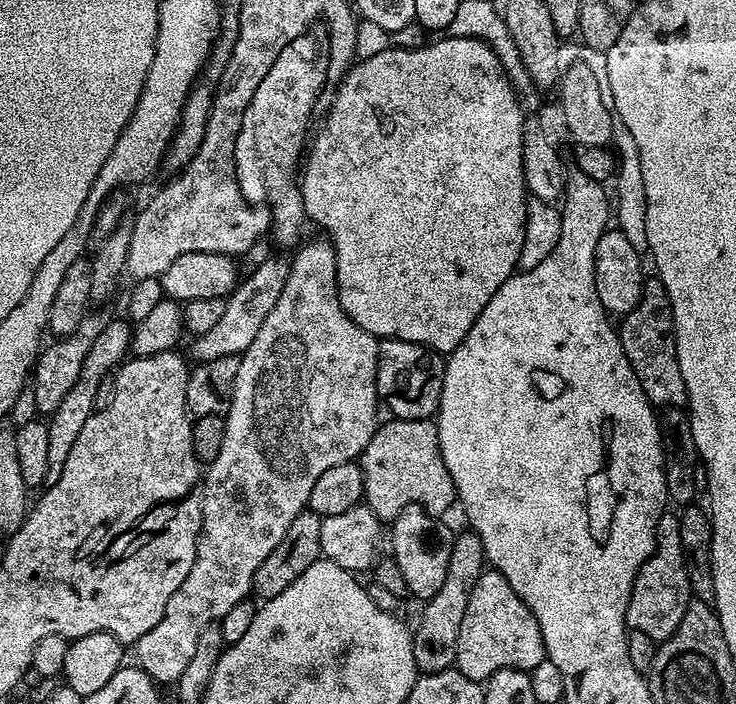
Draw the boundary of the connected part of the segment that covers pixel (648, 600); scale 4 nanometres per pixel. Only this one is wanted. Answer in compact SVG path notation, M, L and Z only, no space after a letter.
M665 514L656 527L656 548L652 557L638 570L632 587L632 597L626 610L626 623L631 630L642 630L651 640L663 642L678 630L688 605L693 599L692 584L688 580L686 553L680 533L679 515Z

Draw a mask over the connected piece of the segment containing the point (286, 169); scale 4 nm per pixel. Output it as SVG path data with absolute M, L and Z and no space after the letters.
M309 30L294 38L294 42L290 42L290 46L286 46L282 54L278 54L274 66L270 66L270 74L266 74L266 78L258 82L258 90L254 90L254 98L246 114L242 114L242 126L238 130L234 146L236 177L242 194L250 203L263 206L272 213L270 236L273 236L282 247L293 247L292 249L301 243L300 235L304 232L304 224L306 225L304 195L300 193L296 167L301 167L300 155L304 156L306 152L304 139L308 136L308 123L312 120L316 99L319 98L324 83L330 80L327 39L323 35L315 36L314 33L315 31Z

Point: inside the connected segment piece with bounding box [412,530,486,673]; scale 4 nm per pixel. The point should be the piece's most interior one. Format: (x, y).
(435, 640)

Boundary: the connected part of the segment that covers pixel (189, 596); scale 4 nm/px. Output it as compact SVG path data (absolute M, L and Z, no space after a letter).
M331 239L312 240L308 245L295 253L296 258L291 259L291 270L289 278L286 280L285 289L282 290L281 297L274 305L274 310L268 314L262 328L254 337L254 342L243 355L240 356L240 365L238 366L238 382L234 382L234 394L232 395L232 405L228 407L226 413L226 438L222 438L222 450L218 458L214 458L207 465L206 479L202 484L204 494L204 517L202 518L202 530L200 531L200 541L196 547L196 561L182 586L166 602L166 610L162 614L162 622L154 626L154 630L142 634L142 638L137 640L134 645L134 651L138 659L139 667L144 669L150 679L155 680L157 685L164 684L175 685L180 679L182 670L190 666L190 658L194 658L194 650L198 650L198 638L204 628L209 627L213 621L219 622L224 619L224 615L238 602L249 599L253 595L252 583L254 574L258 574L258 566L270 558L274 546L286 538L286 530L290 530L290 524L298 514L308 508L308 499L310 492L314 490L314 482L322 478L326 470L331 470L334 466L351 464L359 457L360 453L366 450L370 438L374 438L378 427L376 420L376 404L378 408L378 397L376 395L376 371L378 370L378 354L380 353L380 340L371 336L366 330L362 330L342 310L342 302L338 298L338 282L336 281L336 249L333 248Z

